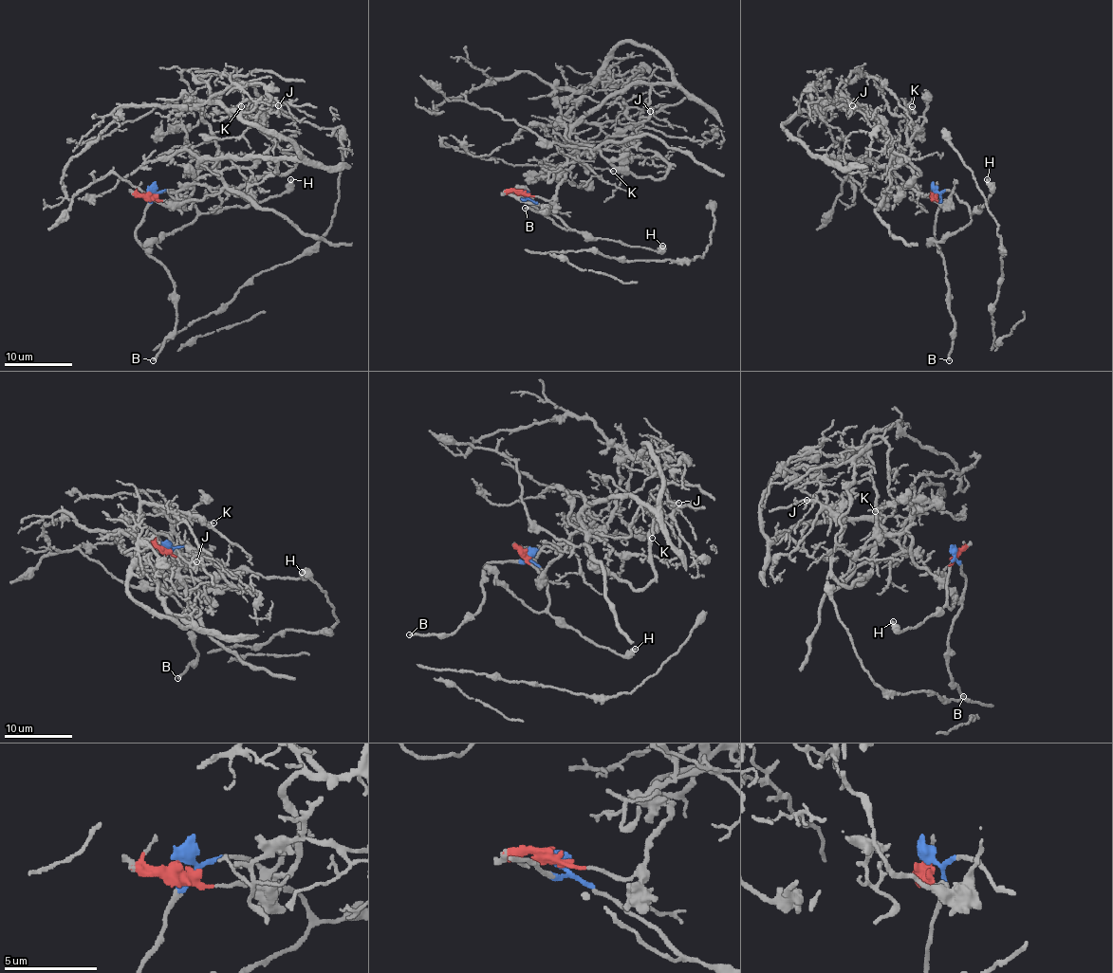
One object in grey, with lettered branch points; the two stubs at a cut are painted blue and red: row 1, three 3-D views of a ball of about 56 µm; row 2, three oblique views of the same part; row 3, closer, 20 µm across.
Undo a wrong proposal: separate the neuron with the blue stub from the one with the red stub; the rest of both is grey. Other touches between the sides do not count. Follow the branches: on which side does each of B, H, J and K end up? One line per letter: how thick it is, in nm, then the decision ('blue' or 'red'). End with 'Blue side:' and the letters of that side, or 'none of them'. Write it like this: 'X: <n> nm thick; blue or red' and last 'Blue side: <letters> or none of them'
B: 190 nm thick; blue
H: 400 nm thick; blue
J: 90 nm thick; red
K: 140 nm thick; red
Blue side: B, H

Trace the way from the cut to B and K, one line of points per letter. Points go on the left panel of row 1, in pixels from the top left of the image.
B: (152, 191), (153, 200), (136, 229), (136, 241), (165, 268), (174, 284), (176, 318), (176, 330), (153, 360)
K: (150, 191), (184, 200), (216, 153), (189, 101), (206, 84), (182, 73), (204, 116), (242, 107)

